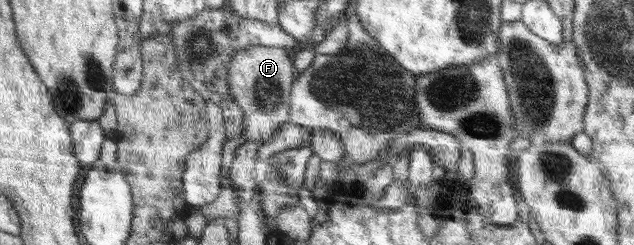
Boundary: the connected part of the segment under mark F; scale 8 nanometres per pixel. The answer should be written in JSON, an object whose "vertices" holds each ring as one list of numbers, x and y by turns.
{"vertices":[[251,46,235,53,228,64,228,87,233,100,244,112,242,135,223,144,221,181,231,174,236,148,247,141,267,142,288,122,290,92,296,78,292,54,283,47]]}

